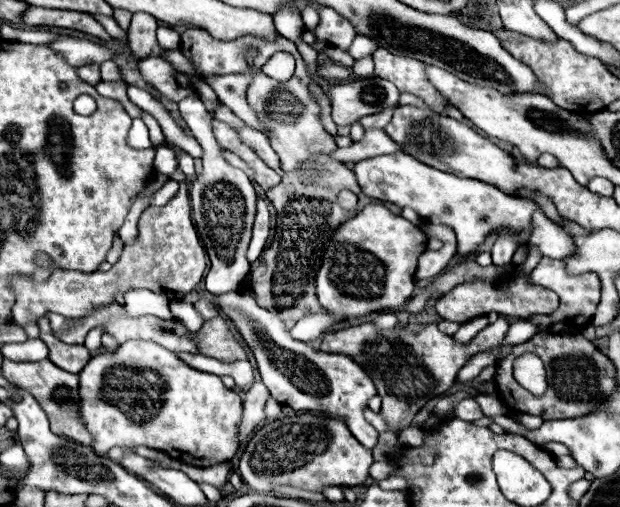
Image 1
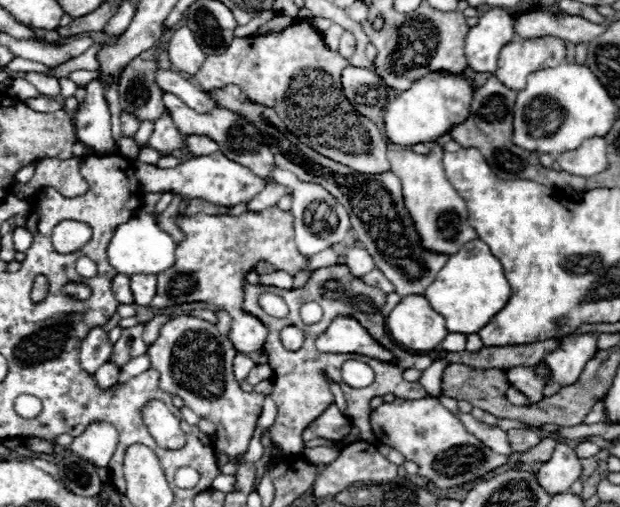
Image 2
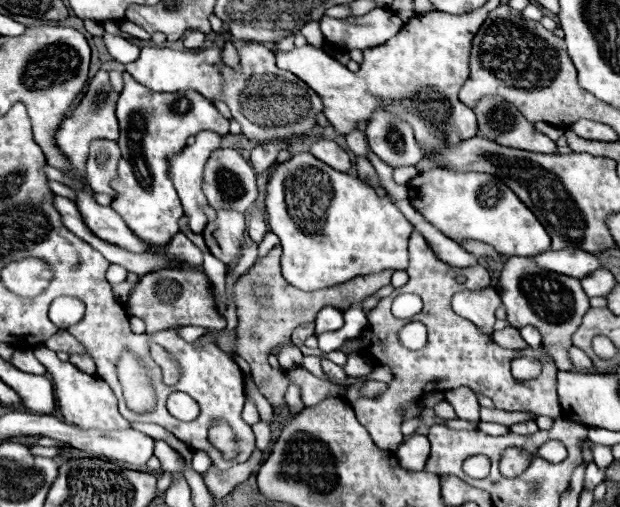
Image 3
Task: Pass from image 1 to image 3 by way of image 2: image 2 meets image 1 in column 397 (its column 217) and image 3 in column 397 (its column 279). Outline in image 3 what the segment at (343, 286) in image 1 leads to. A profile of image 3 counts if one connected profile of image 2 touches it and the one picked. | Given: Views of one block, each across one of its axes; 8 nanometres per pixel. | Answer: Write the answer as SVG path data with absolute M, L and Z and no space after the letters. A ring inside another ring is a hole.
M310 152L294 154L288 162L276 164L276 172L268 180L266 212L268 224L282 242L282 276L288 284L314 292L344 284L356 276L376 274L382 270L406 270L408 266L408 240L412 224L390 202L388 196L378 196L374 188L346 172L336 172L328 164L314 158Z

